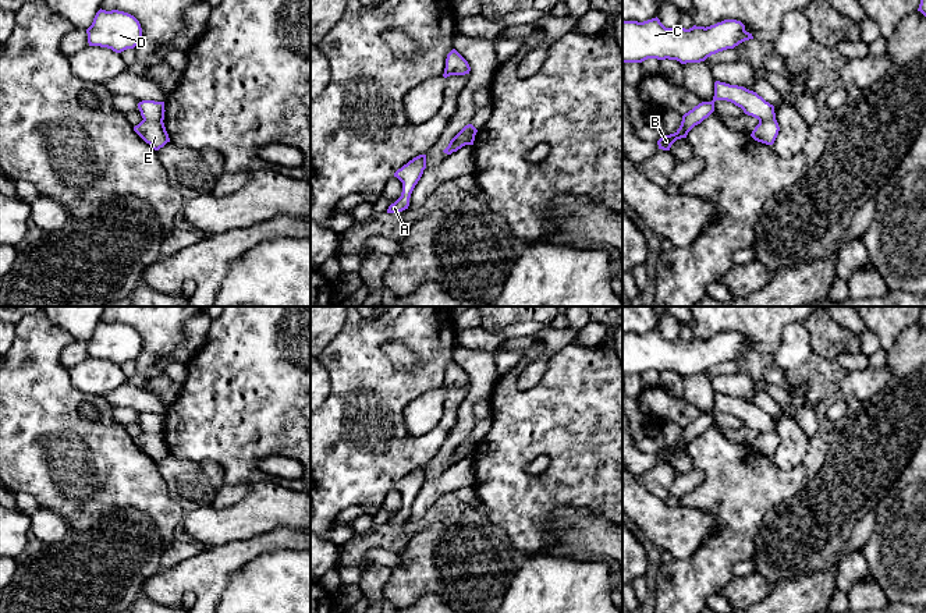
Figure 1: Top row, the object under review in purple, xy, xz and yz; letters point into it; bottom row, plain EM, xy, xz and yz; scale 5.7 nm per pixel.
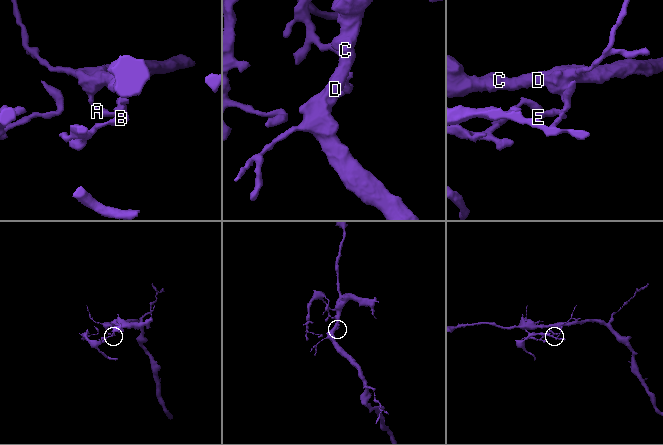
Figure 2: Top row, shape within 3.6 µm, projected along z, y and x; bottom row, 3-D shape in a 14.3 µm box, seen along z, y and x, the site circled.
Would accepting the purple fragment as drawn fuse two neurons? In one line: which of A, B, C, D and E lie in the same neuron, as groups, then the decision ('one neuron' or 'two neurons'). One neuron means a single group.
groups A C D E / B; two neurons

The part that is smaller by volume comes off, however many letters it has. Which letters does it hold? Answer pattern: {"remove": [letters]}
{"remove": ["B"]}

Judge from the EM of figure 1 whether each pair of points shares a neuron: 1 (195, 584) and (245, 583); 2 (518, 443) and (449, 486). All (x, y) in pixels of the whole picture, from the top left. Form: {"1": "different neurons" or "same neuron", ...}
{"1": "different neurons", "2": "different neurons"}

